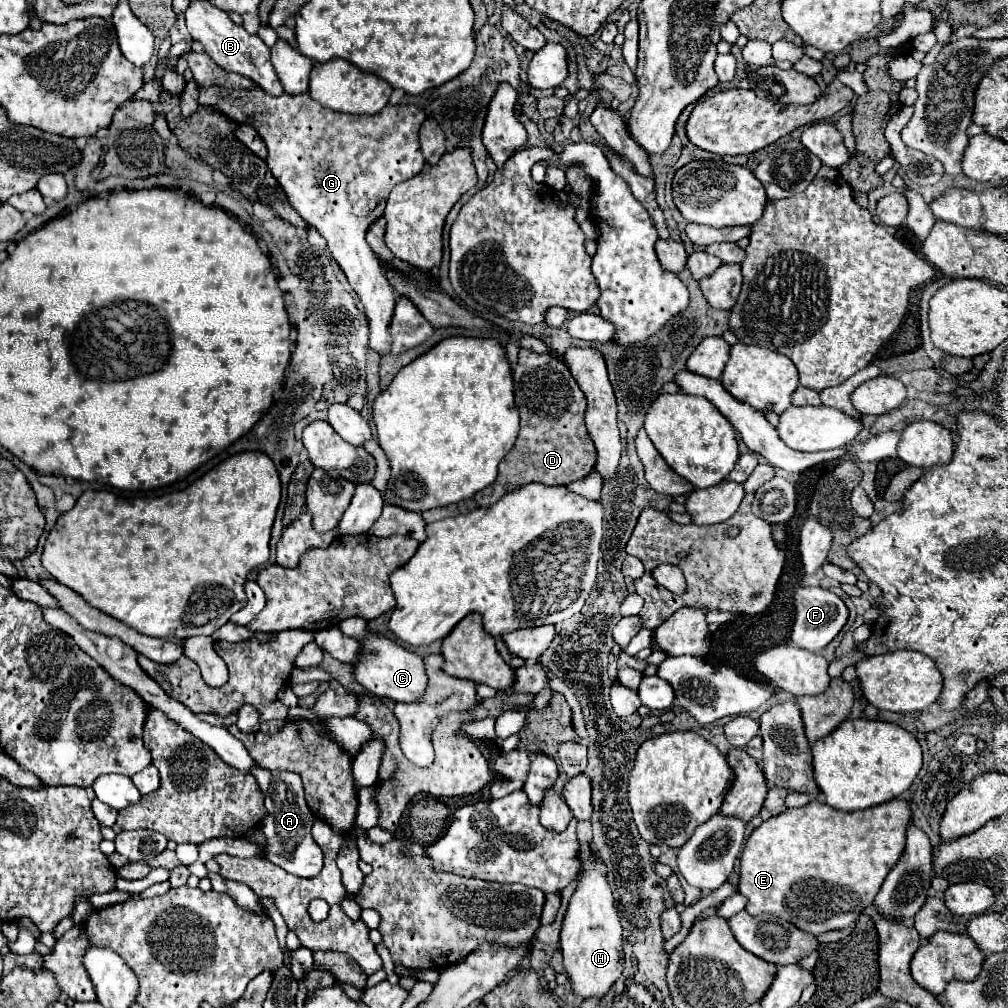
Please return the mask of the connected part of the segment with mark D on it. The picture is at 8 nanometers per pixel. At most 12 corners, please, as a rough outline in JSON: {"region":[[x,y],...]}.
{"region":[[519,351],[521,429],[489,507],[531,481],[569,485],[595,469],[587,401],[551,355]]}

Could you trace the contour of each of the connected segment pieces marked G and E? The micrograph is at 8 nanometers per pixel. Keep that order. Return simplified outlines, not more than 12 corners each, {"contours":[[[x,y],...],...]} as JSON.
{"contours":[[[187,53],[199,105],[251,125],[387,353],[393,289],[365,241],[423,165],[419,105],[371,117],[273,97]],[[813,799],[739,861],[749,915],[845,929],[903,853],[907,801]]]}

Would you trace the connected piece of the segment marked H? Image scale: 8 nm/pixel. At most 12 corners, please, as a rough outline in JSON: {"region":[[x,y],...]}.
{"region":[[597,855],[581,859],[561,929],[571,991],[623,973],[623,929]]}

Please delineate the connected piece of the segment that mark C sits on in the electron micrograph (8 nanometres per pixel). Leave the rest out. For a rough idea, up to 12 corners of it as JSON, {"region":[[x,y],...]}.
{"region":[[363,617],[339,623],[363,641],[357,681],[373,695],[417,701],[429,681],[423,659]]}

